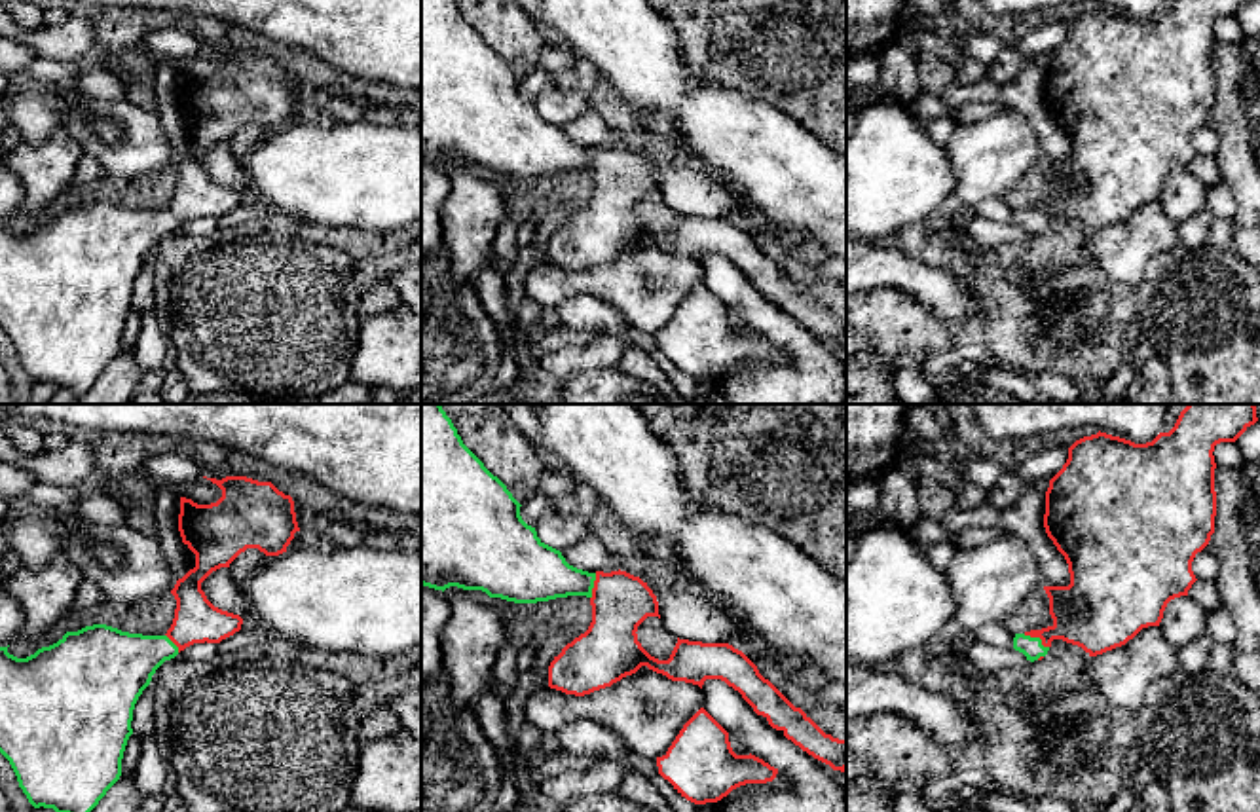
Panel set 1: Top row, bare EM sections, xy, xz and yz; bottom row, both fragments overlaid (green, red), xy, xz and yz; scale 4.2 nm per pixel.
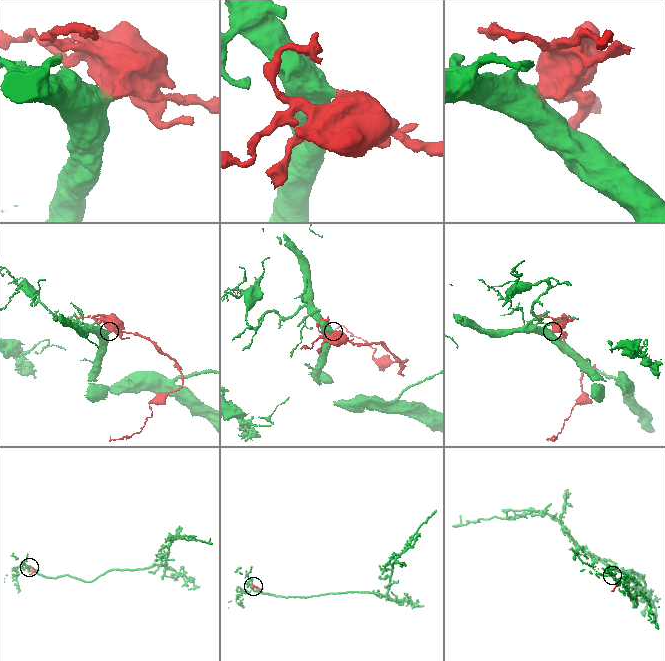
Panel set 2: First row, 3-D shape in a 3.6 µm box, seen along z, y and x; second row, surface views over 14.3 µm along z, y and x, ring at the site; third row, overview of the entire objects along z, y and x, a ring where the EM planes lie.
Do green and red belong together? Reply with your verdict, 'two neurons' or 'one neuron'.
one neuron

